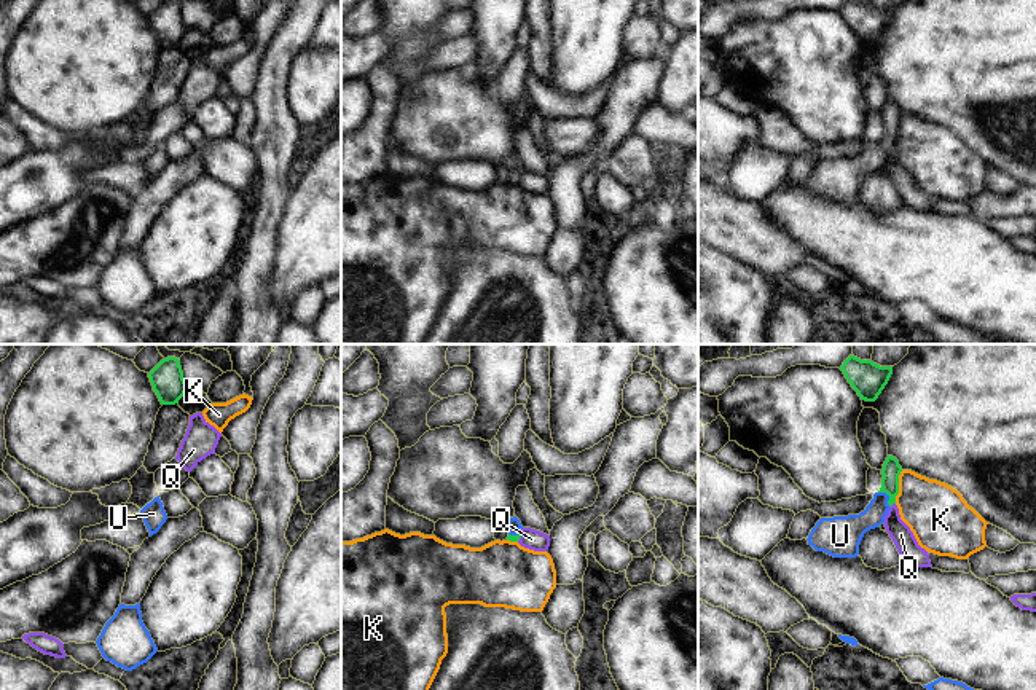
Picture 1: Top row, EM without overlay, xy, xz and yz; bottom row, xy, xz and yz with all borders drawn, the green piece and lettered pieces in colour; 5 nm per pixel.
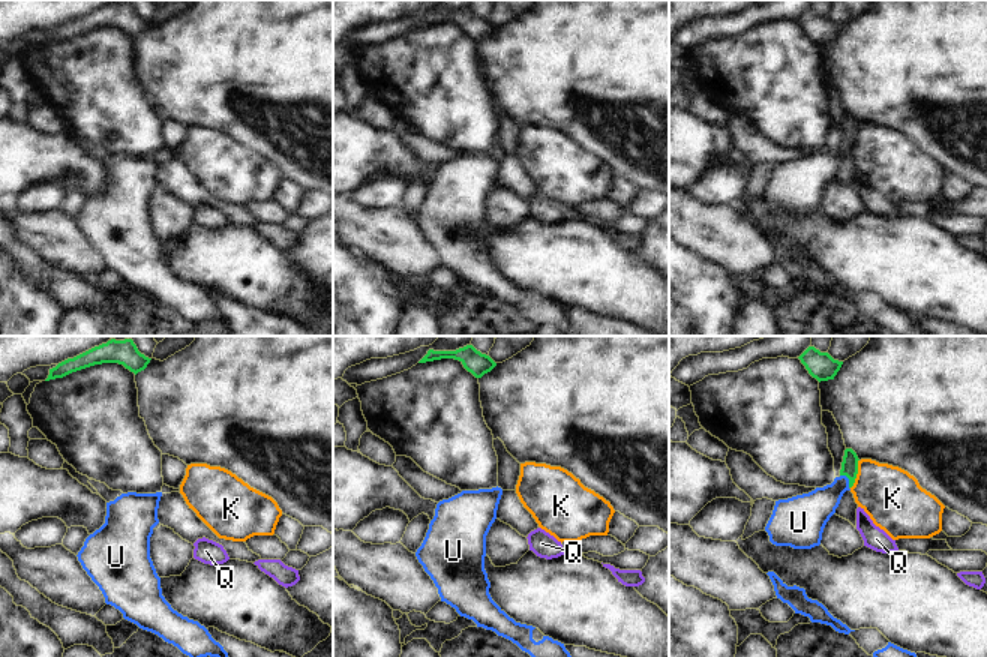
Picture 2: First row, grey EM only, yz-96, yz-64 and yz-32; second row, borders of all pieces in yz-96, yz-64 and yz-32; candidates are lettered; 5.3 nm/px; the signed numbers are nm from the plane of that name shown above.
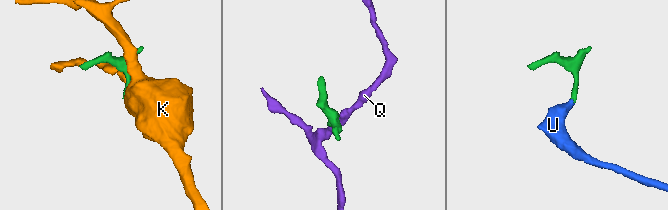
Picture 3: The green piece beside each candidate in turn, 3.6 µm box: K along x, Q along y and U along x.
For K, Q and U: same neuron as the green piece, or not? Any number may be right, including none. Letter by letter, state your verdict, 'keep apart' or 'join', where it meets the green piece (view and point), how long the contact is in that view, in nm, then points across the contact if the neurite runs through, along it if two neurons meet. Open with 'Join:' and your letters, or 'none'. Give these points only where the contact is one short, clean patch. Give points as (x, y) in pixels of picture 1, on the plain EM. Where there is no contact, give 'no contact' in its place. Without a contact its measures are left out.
Join: U
K: keep apart; meets green in yz at (898, 129); contact 170 nm long; border along yz (902, 113), (894, 145)
Q: keep apart; meets green in yz at (891, 147); contact 40 nm long; border along yz (894, 145), (890, 150)
U: join; meets green in yz at (888, 137); contact 100 nm long; runs through yz (890, 126), (888, 137), (859, 168), (851, 171)

